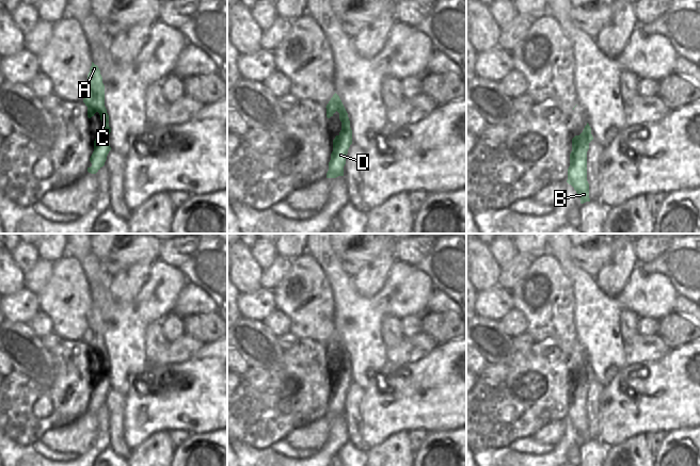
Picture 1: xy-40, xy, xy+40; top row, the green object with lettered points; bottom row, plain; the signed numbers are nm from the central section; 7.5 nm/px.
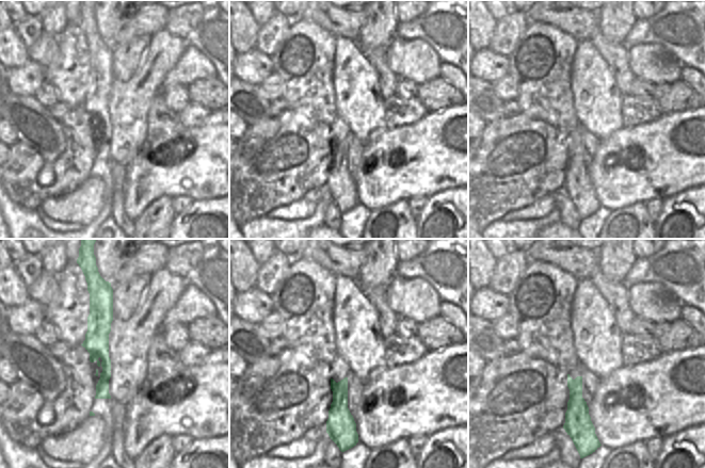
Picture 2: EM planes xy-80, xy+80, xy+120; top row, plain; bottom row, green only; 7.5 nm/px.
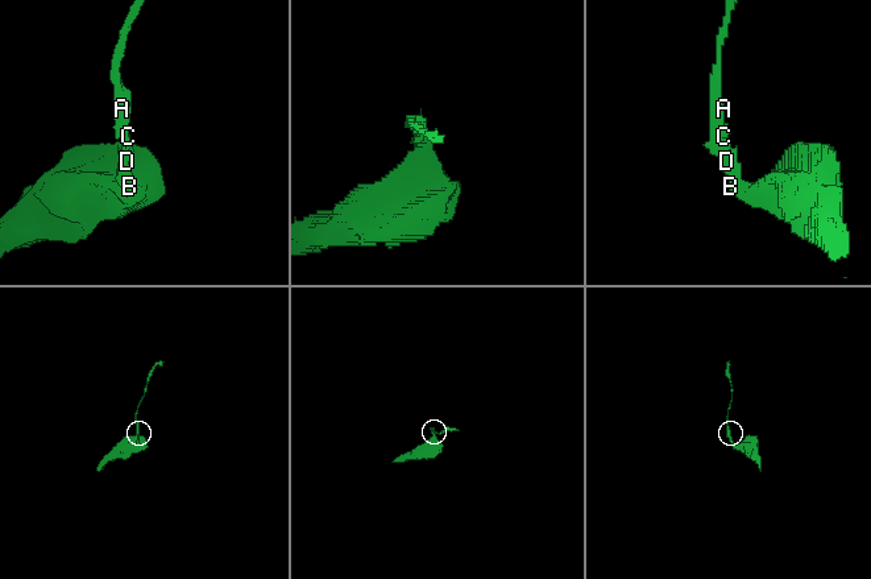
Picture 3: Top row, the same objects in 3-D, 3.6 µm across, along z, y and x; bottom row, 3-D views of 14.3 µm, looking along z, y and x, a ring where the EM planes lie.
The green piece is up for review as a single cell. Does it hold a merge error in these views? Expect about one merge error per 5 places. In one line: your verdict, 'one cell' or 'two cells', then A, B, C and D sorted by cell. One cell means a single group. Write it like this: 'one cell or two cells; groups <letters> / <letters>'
one cell; groups A B C D

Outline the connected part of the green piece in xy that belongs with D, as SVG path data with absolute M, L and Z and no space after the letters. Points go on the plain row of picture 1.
M336 332L333 334L325 347L328 357L333 355L333 353L337 350L341 360L341 369L333 379L333 390L331 392L329 409L327 412L327 417L336 417L338 415L344 415L346 395L350 384L352 383L352 369L350 367L348 352Z

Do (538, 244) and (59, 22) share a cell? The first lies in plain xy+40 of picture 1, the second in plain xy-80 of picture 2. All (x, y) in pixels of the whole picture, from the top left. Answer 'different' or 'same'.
same

